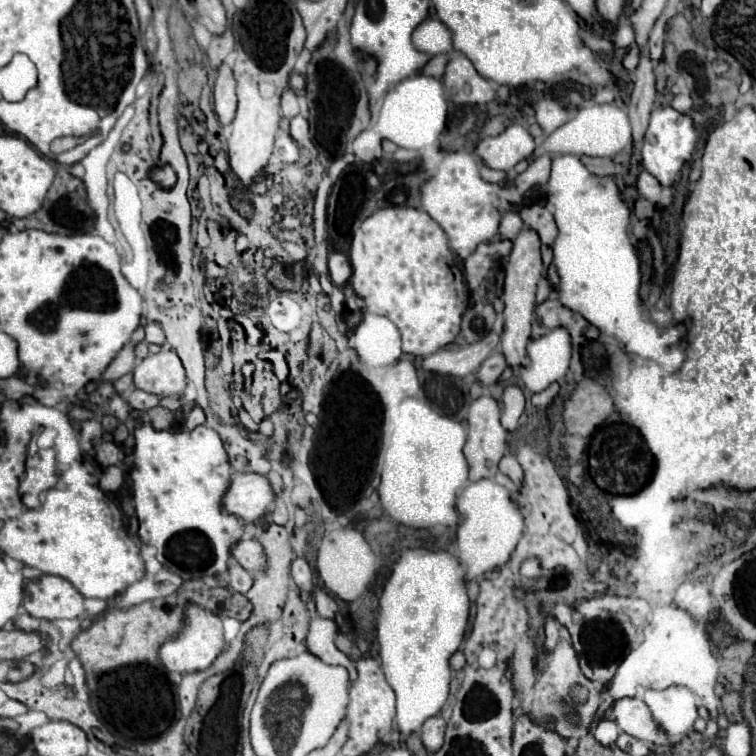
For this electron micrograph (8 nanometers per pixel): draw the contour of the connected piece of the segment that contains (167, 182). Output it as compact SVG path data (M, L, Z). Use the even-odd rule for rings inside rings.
M164 166L164 168L156 168L152 172L152 180L160 182L160 186L164 186L164 188L170 188L176 182L176 174L174 174L174 170L170 166Z

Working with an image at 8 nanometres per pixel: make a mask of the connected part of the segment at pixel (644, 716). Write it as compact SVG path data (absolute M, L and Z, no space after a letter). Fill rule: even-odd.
M638 698L616 700L612 704L612 716L614 716L614 722L618 724L620 730L624 730L626 734L630 734L638 740L644 740L650 744L654 742L656 746L670 744L666 734L662 734L662 730L658 730L658 726L654 726L648 706Z

